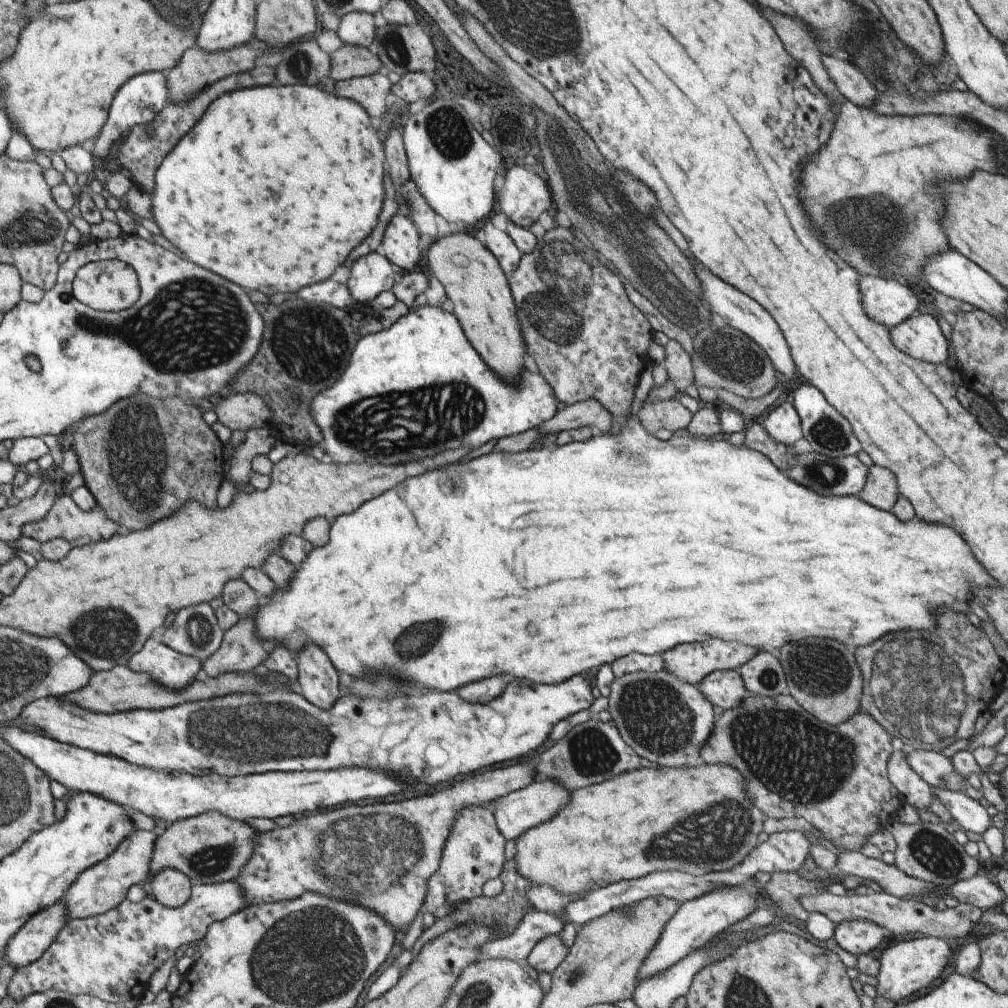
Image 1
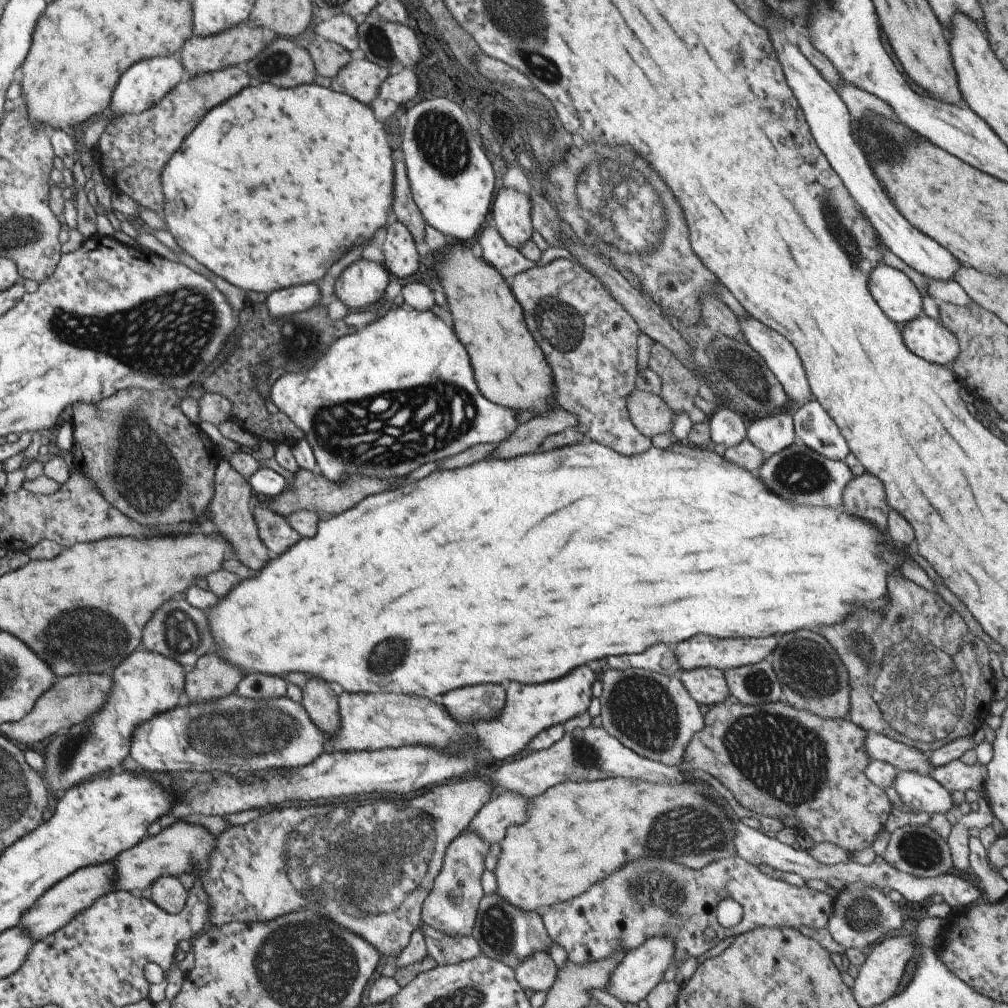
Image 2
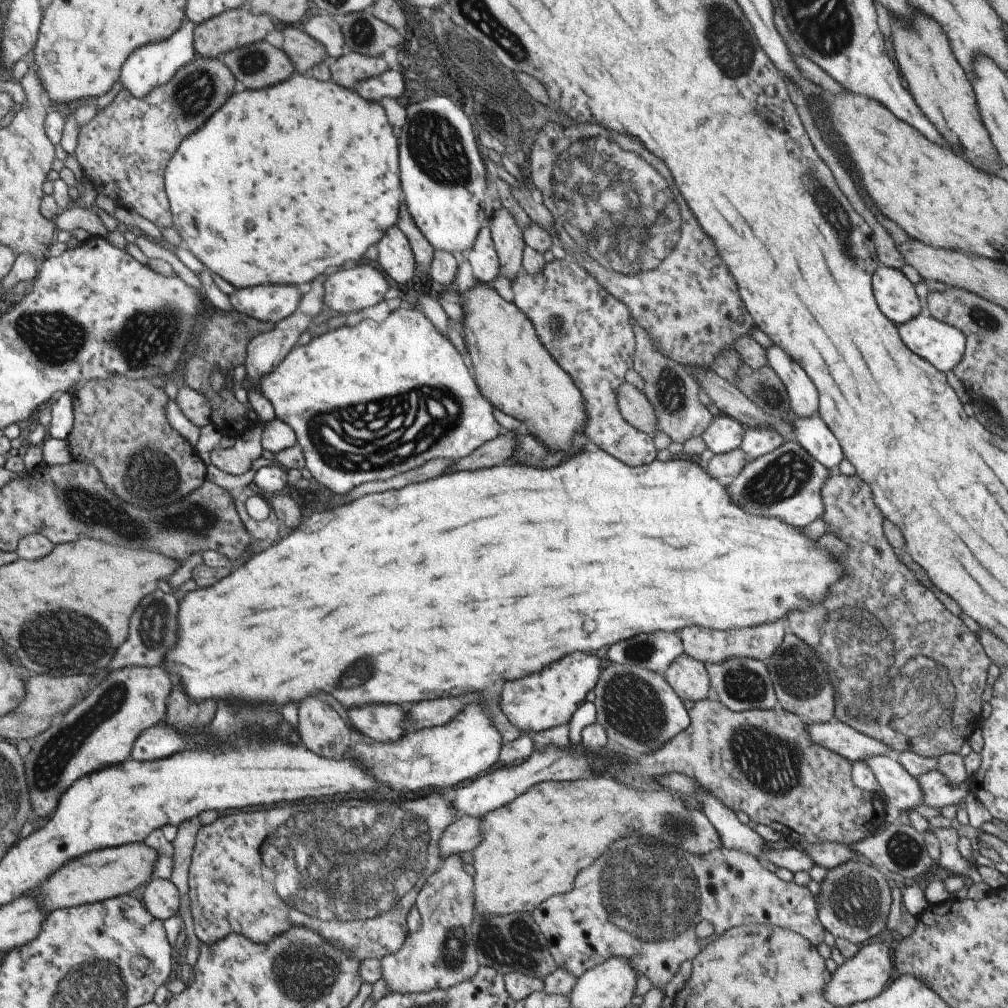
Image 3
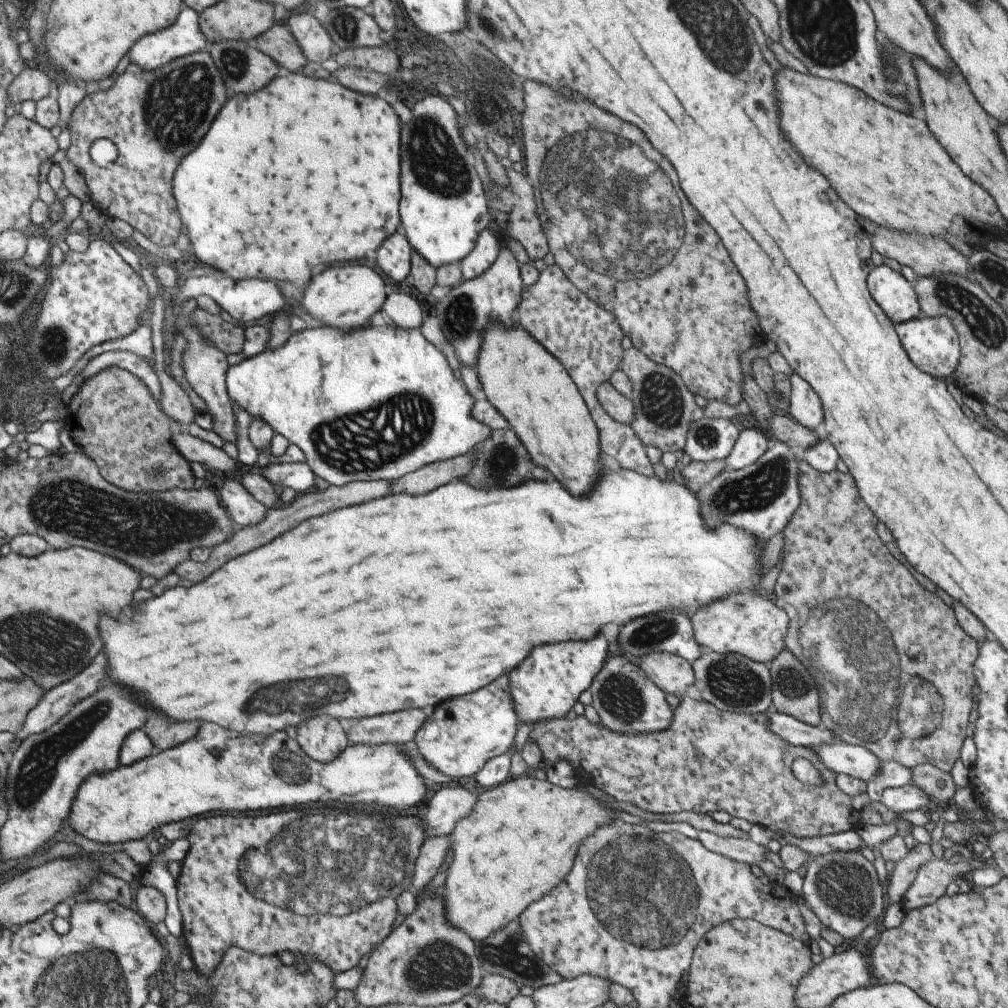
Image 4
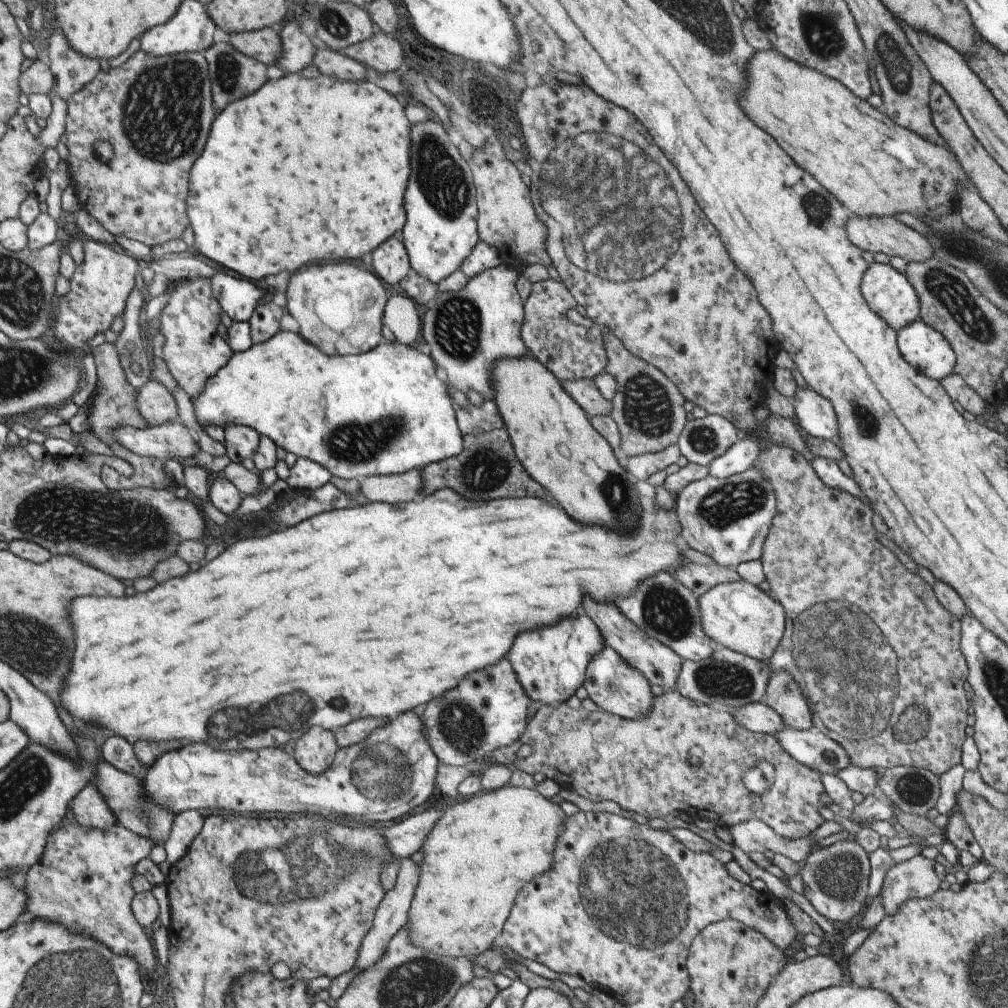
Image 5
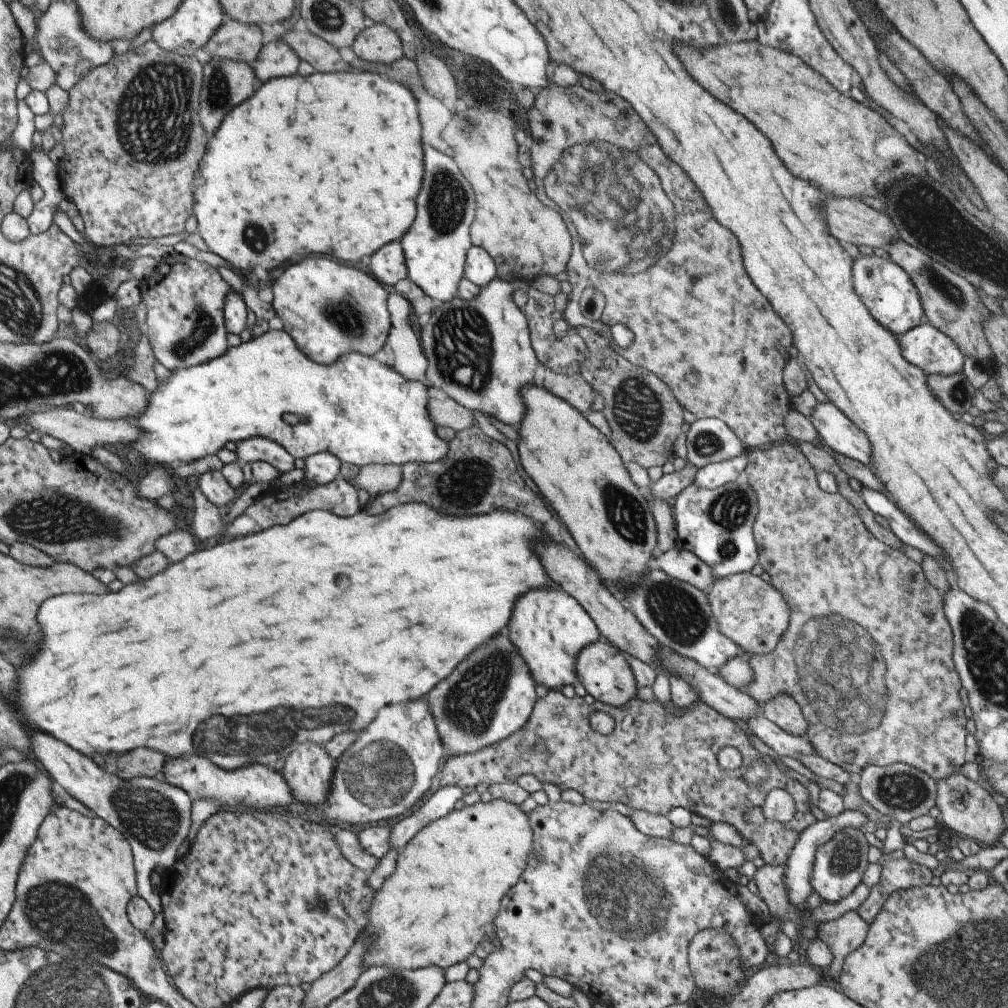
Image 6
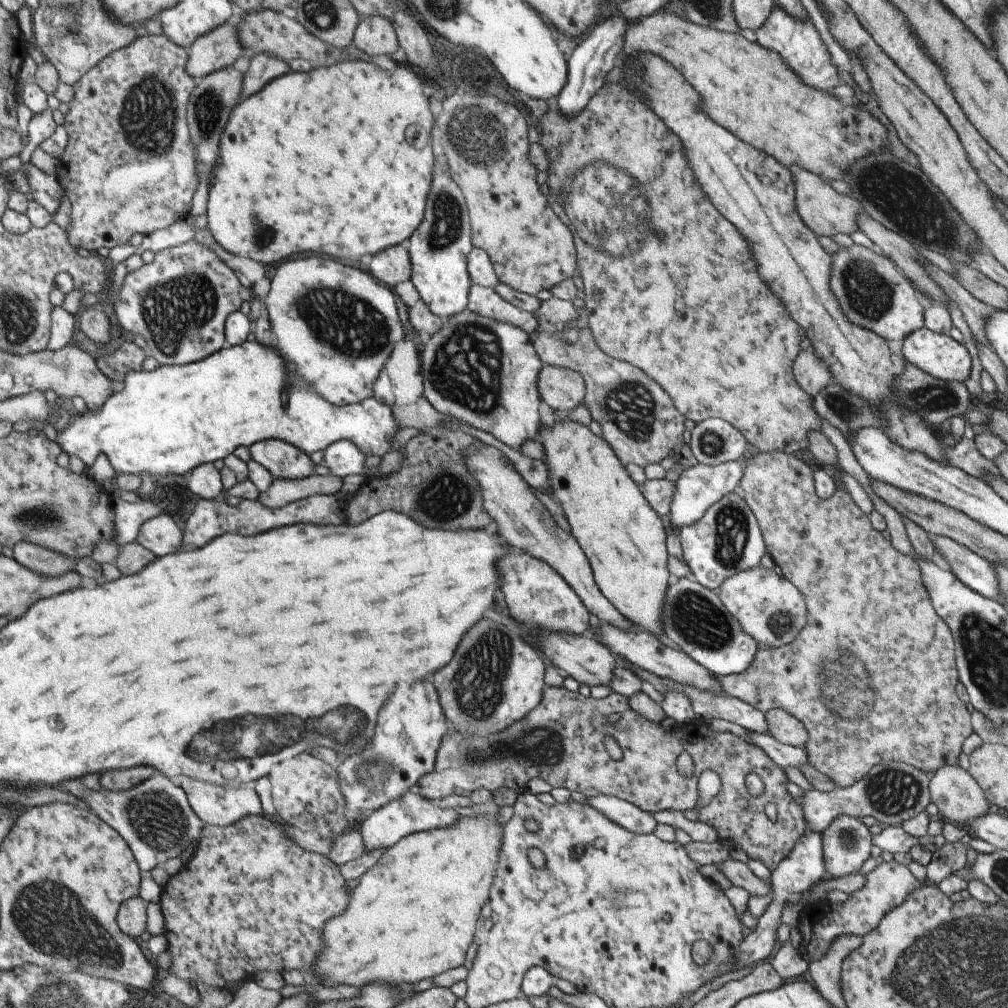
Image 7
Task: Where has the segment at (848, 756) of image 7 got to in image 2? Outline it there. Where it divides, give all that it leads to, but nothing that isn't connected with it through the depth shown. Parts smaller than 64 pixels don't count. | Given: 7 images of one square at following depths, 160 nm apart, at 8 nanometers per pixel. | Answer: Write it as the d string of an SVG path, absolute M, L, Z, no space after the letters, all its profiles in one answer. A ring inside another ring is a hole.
M871 474L852 478L842 492L841 509L873 522L877 528L885 528L889 506L885 502L883 484ZM889 574L889 584L886 584L886 587L888 588L888 597L891 600L891 606L889 606L889 610L883 608L883 616L877 616L877 610L873 614L859 610L859 614L857 614L859 618L847 618L843 624L833 626L833 628L823 628L823 632L821 632L825 636L825 640L831 644L833 652L837 654L839 660L841 660L841 664L845 666L845 672L847 672L849 711L847 712L846 719L855 724L855 726L859 726L865 732L886 735L892 740L899 741L909 748L915 748L924 753L931 753L933 750L937 750L937 748L955 739L967 736L971 737L982 727L983 718L988 714L994 692L995 679L989 667L988 647L969 631L969 628L952 610L951 606L943 602L937 594L932 594L915 585L912 581L905 580L901 576L893 576L893 574Z

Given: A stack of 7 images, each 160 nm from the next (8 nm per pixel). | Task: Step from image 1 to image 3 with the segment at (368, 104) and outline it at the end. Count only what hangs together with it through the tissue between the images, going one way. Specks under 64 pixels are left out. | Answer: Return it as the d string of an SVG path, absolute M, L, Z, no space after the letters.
M345 51L341 57L331 60L328 69L329 80L353 90L353 86L368 78L379 76L388 68L382 56L370 57Z

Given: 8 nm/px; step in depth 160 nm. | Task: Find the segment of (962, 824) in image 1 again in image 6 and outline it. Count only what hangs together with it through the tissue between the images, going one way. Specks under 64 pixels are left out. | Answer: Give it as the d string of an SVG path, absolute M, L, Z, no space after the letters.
M762 714L745 722L748 724L749 732L757 736L773 752L777 752L778 756L795 758L801 755L817 755L814 754L812 742L805 735L789 734L767 720Z

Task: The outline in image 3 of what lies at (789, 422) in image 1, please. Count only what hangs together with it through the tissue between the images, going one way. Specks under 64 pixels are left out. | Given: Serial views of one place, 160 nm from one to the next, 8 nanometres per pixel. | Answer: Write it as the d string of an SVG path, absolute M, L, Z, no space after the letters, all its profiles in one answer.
M759 425L744 429L740 448L747 455L748 460L752 461L775 450L783 442L784 438L771 427Z

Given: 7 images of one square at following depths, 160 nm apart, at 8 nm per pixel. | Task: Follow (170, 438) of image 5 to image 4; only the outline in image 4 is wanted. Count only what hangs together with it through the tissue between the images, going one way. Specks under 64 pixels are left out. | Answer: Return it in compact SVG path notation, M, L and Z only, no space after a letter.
M177 432L172 435L172 445L189 463L202 464L207 470L231 472L237 460L230 458L220 449L199 438Z

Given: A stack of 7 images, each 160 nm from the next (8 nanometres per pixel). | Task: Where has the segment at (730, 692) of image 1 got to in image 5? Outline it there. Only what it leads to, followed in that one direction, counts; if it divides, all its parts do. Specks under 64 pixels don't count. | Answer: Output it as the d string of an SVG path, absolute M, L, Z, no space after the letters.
M584 600L581 612L593 621L601 633L604 644L612 648L629 666L636 668L649 681L650 685L656 684L657 686L674 688L683 660L669 647L651 639L650 636L631 624L613 603L600 605L591 602L591 600Z

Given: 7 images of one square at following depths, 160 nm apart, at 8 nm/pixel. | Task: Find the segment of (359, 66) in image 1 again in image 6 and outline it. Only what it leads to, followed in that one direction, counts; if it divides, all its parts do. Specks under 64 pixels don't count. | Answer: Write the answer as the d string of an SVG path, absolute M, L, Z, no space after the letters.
M237 21L223 23L204 44L203 50L207 51L209 57L229 59L240 63L251 65L261 50L261 30L257 25L243 25Z

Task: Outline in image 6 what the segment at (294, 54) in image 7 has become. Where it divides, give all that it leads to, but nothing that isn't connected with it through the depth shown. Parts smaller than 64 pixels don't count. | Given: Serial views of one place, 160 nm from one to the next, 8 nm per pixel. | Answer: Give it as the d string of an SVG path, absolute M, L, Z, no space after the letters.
M289 28L289 32L279 38L285 41L296 53L300 60L308 62L318 73L335 73L351 70L337 49L327 44L322 38L309 32Z

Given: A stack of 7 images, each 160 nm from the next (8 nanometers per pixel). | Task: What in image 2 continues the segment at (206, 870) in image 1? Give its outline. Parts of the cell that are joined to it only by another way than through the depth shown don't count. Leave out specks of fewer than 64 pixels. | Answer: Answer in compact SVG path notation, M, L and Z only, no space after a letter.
M176 820L170 826L161 829L153 836L143 837L130 849L120 852L110 861L116 872L116 888L114 890L137 893L151 886L157 877L173 875L190 880L199 879L209 866L209 857L216 848L216 834L210 833L204 826Z

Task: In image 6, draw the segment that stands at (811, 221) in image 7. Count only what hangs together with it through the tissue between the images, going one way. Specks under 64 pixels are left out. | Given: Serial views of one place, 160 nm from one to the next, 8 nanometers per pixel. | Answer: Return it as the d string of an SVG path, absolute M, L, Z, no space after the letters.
M831 196L829 200L825 200L824 212L825 218L827 218L829 232L831 232L831 236L835 236L839 242L854 244L856 247L863 244L863 246L869 246L869 248L884 249L898 238L897 227L893 224L889 216L861 203L859 199Z

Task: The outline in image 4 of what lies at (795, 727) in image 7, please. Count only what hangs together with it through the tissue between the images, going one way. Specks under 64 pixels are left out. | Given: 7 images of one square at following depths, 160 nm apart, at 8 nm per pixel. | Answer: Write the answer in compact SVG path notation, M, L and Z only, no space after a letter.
M787 647L766 663L772 680L772 704L777 712L791 715L811 726L821 726L818 688L809 670Z

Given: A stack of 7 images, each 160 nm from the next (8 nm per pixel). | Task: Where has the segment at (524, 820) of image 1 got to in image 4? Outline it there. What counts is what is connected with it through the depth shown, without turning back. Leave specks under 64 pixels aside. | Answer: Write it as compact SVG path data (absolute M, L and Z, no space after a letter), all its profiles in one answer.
M449 834L431 835L424 838L414 864L411 885L408 886L411 892L417 894L423 890L431 878L443 868L447 862L449 850Z

